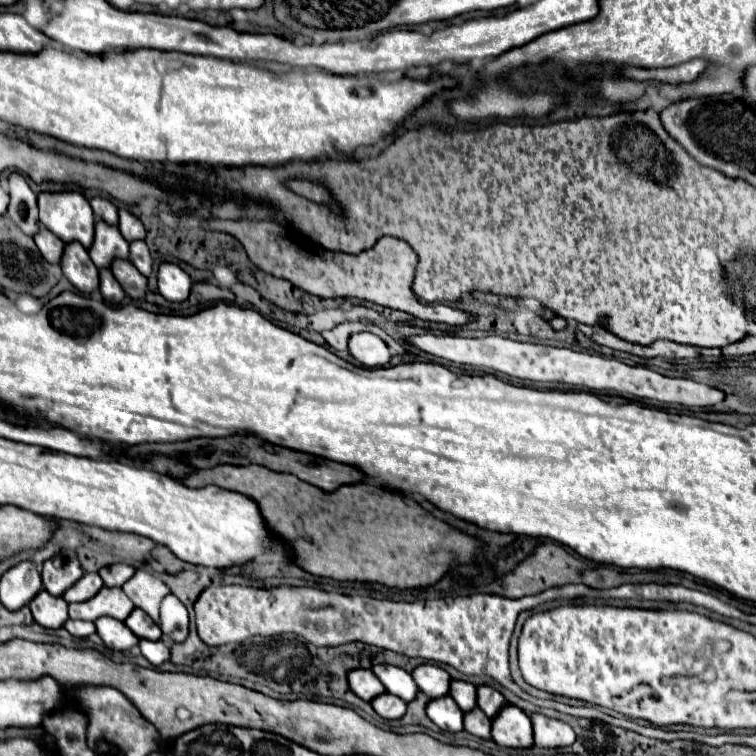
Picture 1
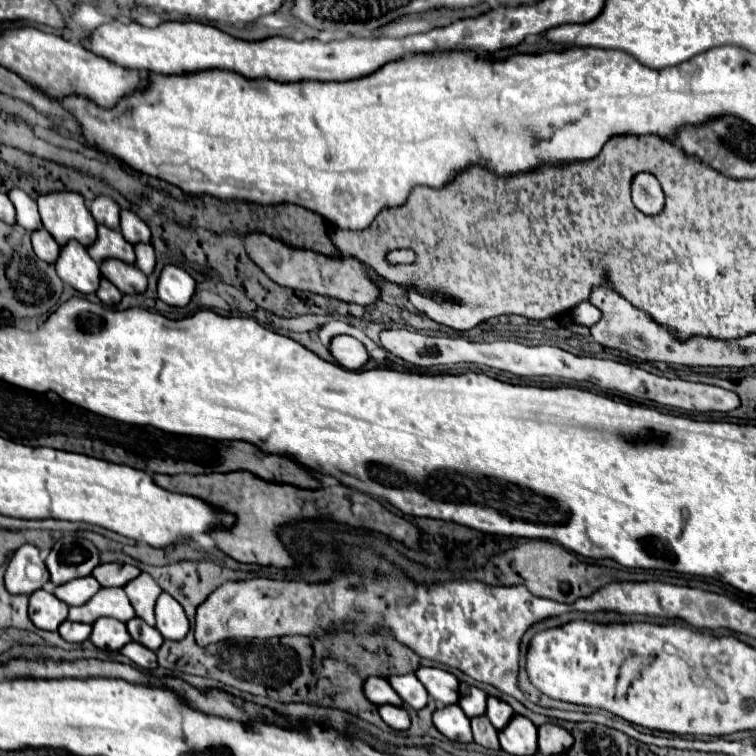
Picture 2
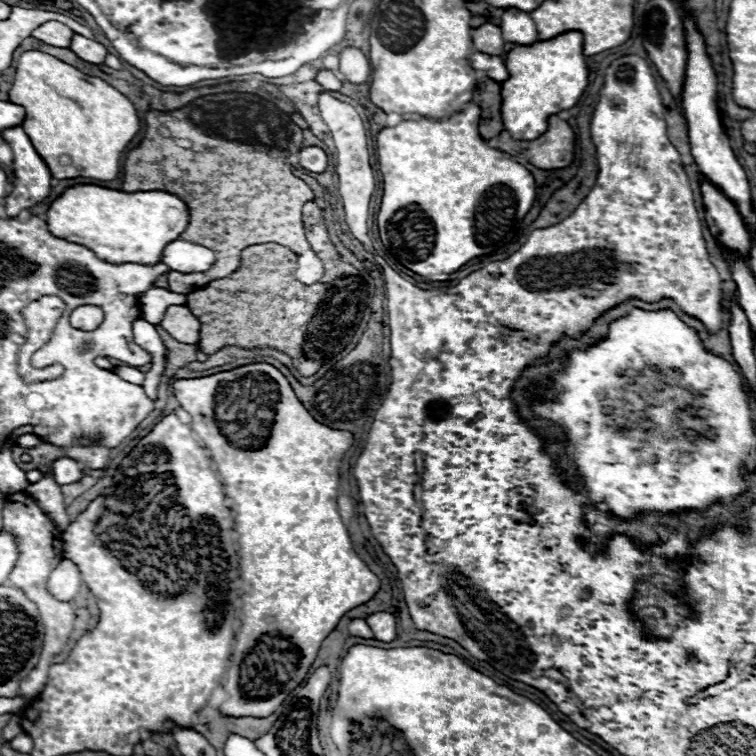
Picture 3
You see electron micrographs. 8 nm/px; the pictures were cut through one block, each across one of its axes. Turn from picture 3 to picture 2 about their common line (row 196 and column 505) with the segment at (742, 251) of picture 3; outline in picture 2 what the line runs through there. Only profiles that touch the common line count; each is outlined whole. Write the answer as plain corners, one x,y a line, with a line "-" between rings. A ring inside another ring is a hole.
490,696
490,698
488,698
486,716
490,718
490,722
492,722
492,726
494,726
496,730
502,730
502,728
512,720
514,710
512,710
510,704
506,704
506,702
502,702
502,700

